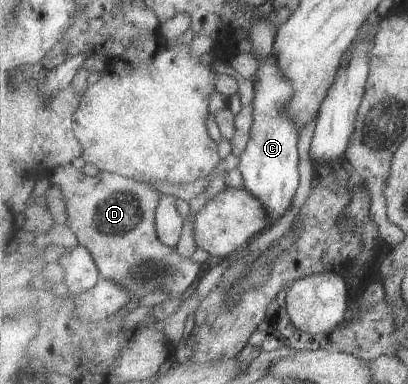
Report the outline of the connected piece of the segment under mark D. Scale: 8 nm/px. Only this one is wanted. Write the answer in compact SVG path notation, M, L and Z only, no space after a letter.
M70 163L58 166L44 179L45 184L61 187L67 205L67 226L76 236L78 245L85 246L93 256L101 277L113 279L113 283L127 289L134 303L153 291L165 293L167 299L186 297L202 277L201 263L193 259L186 260L179 256L176 248L161 243L160 236L157 235L156 211L163 195L152 185L111 172L99 171L93 177L85 176L81 168L74 168Z

